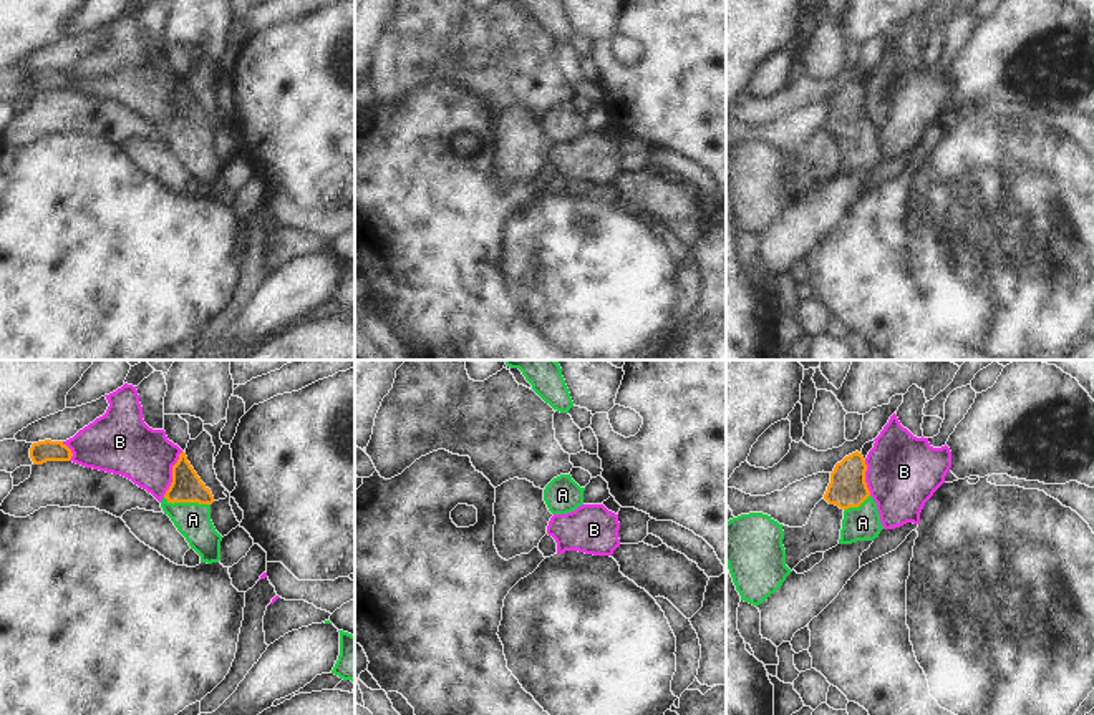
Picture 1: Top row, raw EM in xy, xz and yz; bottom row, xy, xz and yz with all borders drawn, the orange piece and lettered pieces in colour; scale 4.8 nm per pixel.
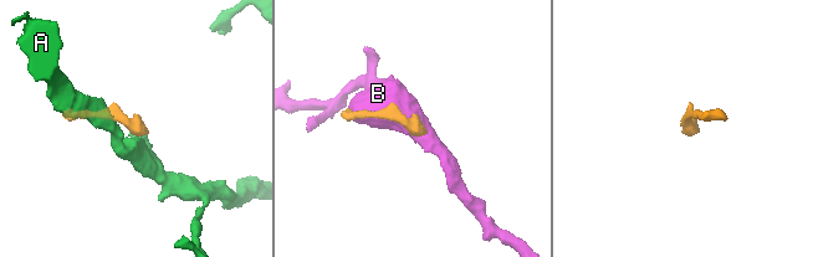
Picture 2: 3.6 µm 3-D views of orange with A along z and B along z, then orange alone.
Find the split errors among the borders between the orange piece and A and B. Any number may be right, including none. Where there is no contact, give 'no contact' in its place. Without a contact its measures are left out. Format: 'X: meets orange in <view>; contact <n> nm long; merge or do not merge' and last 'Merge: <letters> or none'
A: meets orange in xy; contact 220 nm long; merge
B: meets orange in xy; contact 240 nm long; do not merge
Merge: A

